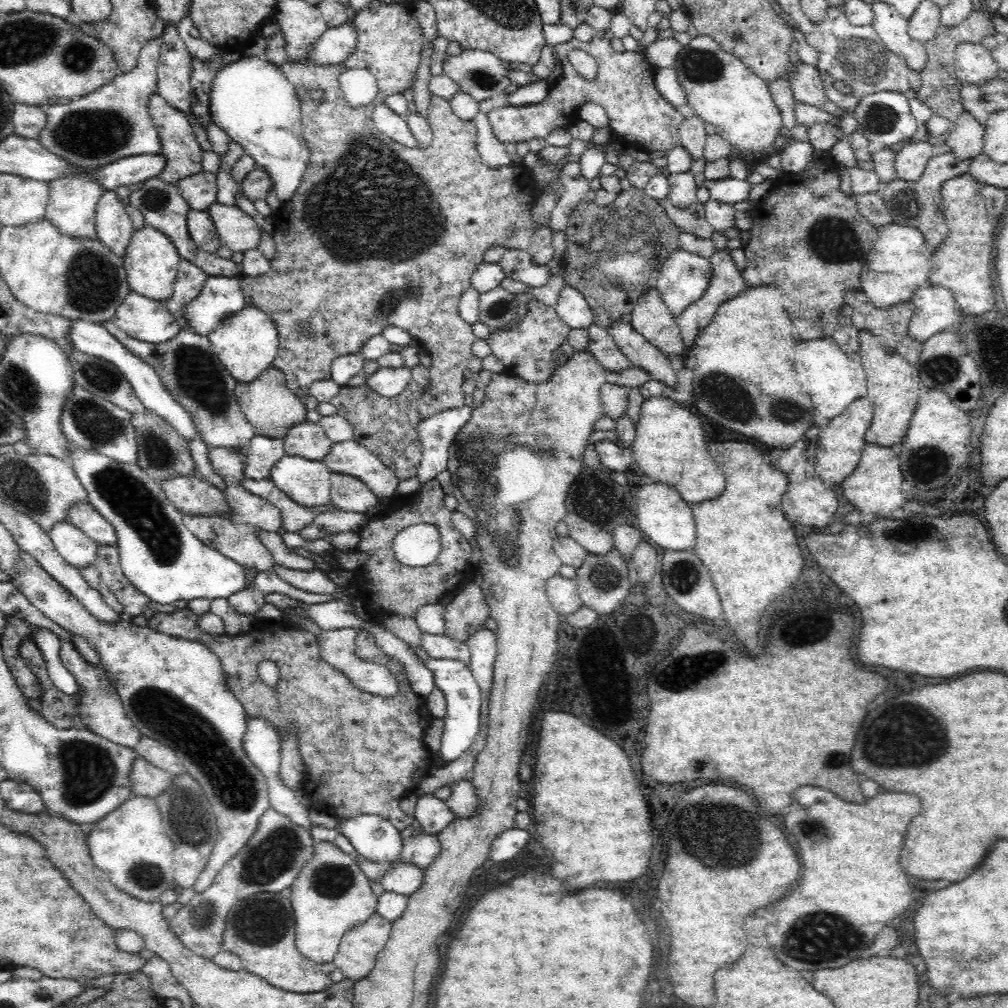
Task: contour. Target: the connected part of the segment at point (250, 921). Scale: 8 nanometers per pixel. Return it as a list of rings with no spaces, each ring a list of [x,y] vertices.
[[[280,893],[252,894],[239,900],[230,909],[223,934],[223,948],[242,959],[244,970],[263,978],[276,988],[300,994],[323,991],[333,981],[322,972],[321,965],[297,950],[294,926],[290,899],[283,898]]]

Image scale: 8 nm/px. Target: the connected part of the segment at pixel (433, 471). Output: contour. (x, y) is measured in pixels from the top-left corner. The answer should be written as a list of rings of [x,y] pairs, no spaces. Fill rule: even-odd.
[[[462,406],[453,410],[432,415],[418,425],[421,450],[421,460],[417,471],[422,483],[436,481],[436,476],[447,470],[449,448],[460,430],[464,426],[473,408]]]

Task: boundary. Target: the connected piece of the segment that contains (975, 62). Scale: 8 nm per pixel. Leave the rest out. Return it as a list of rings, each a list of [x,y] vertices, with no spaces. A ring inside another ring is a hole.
[[[962,42],[955,52],[955,75],[961,83],[980,84],[996,75],[999,66],[980,42]]]

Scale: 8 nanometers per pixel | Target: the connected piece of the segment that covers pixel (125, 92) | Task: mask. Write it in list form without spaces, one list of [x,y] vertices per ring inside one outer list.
[[[160,39],[144,43],[137,64],[94,92],[45,107],[47,123],[39,143],[52,154],[90,172],[118,158],[141,154],[160,155],[159,135],[150,119],[150,97],[157,93]]]

